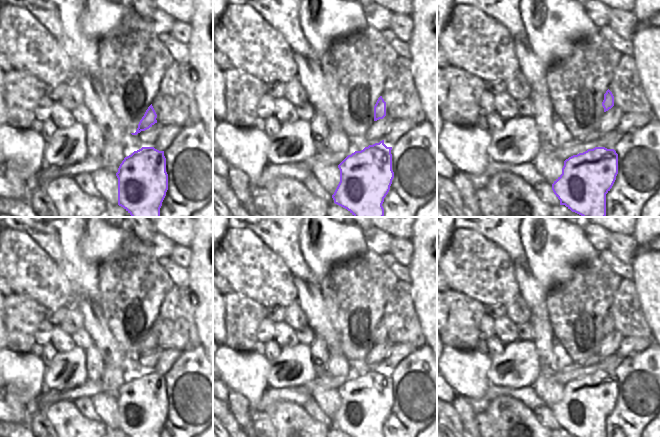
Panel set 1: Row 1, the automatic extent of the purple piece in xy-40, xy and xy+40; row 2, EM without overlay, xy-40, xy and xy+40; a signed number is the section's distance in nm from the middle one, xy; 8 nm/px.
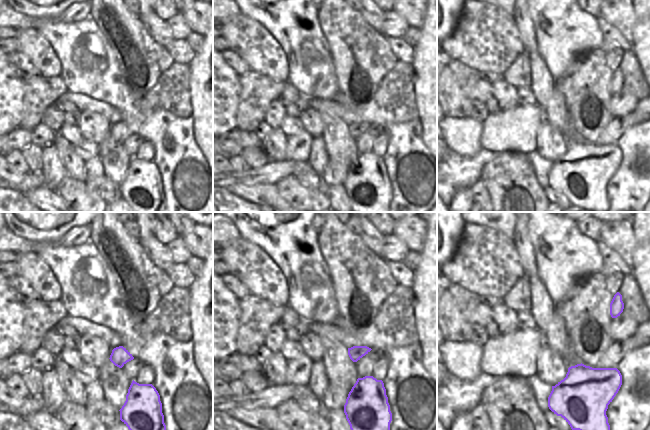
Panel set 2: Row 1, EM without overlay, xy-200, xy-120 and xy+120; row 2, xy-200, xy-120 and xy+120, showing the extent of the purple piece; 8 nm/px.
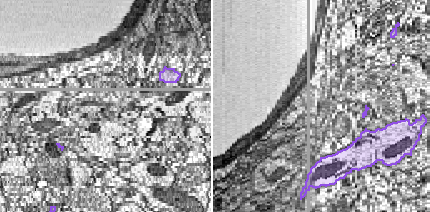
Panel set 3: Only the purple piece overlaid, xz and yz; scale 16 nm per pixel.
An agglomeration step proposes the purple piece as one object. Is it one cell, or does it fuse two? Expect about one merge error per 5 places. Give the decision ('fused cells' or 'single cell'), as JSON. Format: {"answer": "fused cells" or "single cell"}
{"answer": "single cell"}

